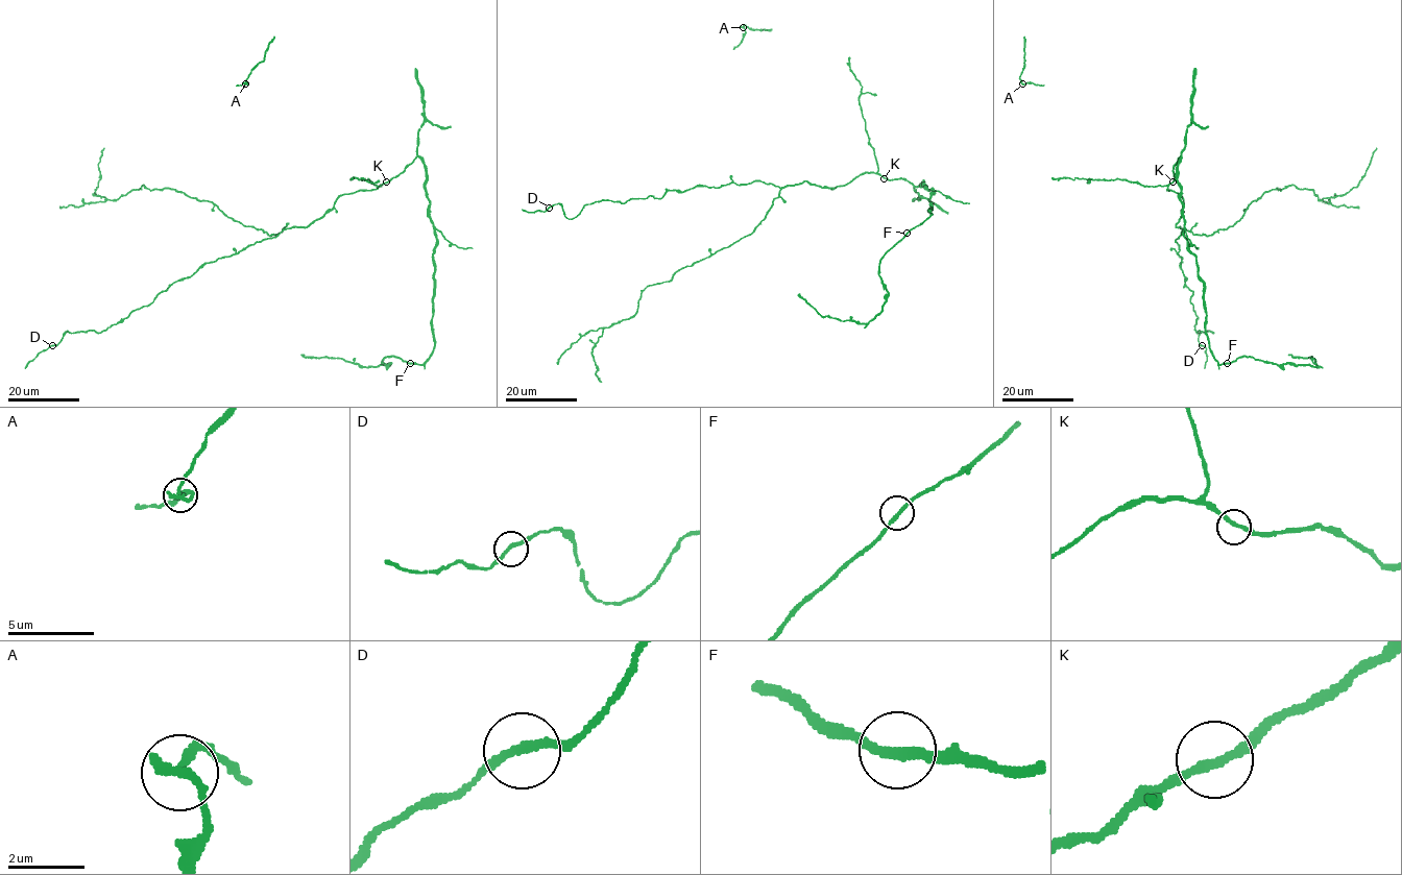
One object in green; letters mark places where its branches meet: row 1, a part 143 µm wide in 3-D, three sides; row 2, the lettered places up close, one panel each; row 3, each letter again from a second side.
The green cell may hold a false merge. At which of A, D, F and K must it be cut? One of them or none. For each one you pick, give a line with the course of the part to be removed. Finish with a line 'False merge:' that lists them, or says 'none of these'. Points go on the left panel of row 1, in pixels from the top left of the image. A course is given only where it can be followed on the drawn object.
False merge: A

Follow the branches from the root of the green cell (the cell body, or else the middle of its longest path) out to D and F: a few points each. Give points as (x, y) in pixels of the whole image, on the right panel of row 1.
D: (1171, 181), (1167, 190), (1183, 198), (1176, 241), (1192, 291), (1195, 331), (1213, 333), (1200, 334), (1202, 345)
F: (1171, 181), (1173, 166), (1181, 156), (1178, 184), (1184, 236), (1203, 283), (1205, 334), (1214, 360), (1227, 363)

